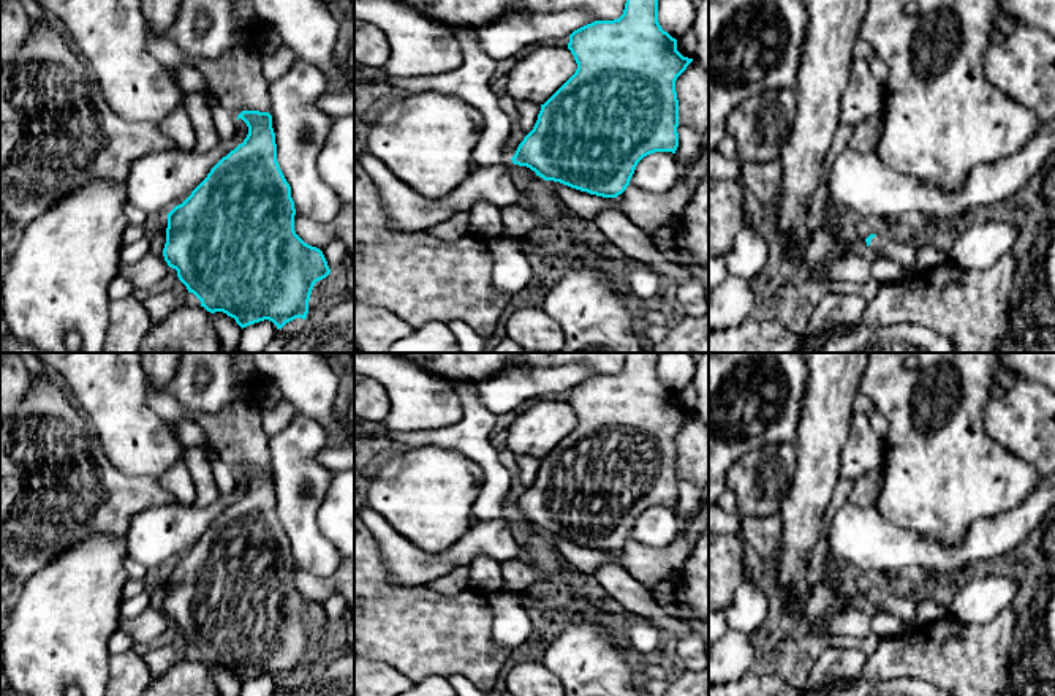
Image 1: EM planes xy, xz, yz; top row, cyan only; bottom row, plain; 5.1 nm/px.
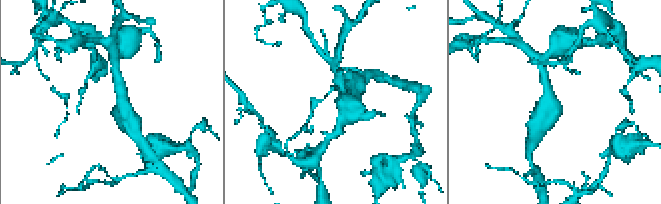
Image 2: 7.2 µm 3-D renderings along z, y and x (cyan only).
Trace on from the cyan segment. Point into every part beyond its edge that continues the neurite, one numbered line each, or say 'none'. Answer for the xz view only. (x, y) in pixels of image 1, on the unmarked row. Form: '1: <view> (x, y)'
1: xz (408, 565)

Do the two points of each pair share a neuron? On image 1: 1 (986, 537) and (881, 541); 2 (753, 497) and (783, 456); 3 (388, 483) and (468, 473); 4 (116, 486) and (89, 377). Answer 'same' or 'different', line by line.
1: same
2: same
3: same
4: different

